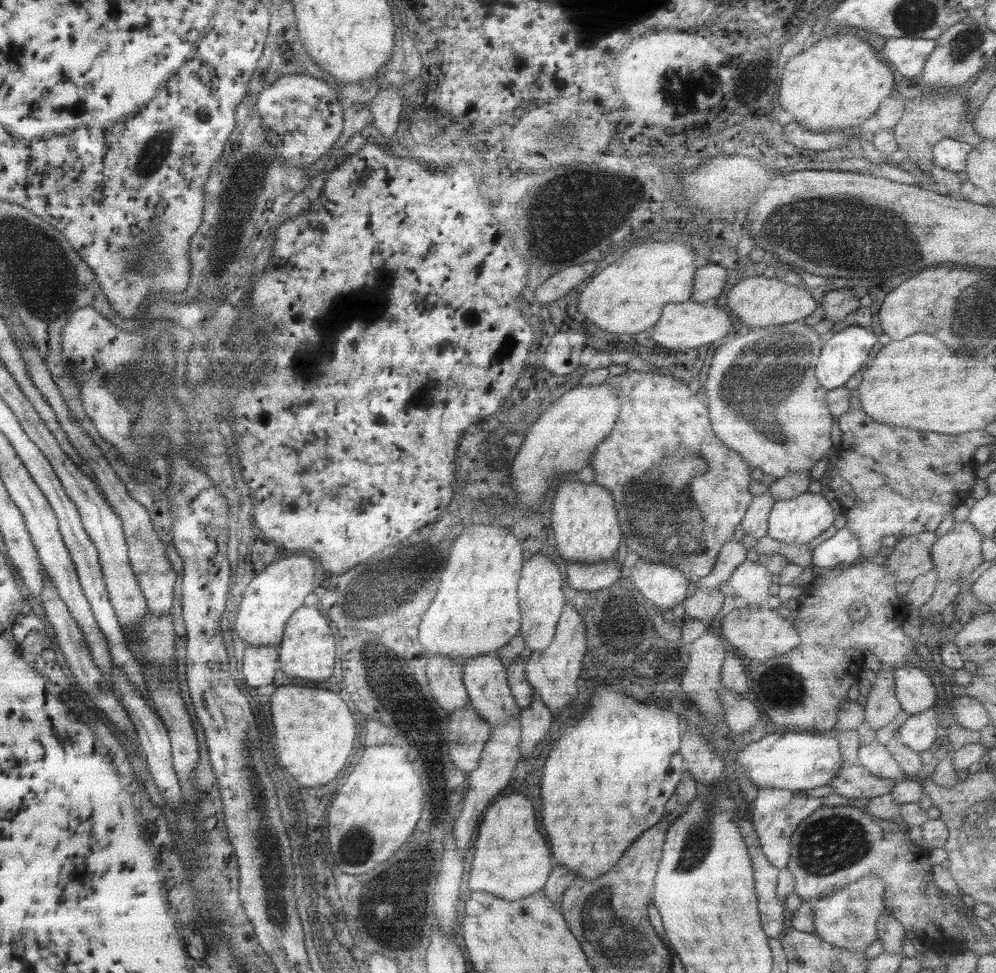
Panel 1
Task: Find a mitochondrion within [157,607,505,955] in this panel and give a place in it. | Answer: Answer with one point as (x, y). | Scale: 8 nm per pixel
(357, 846)

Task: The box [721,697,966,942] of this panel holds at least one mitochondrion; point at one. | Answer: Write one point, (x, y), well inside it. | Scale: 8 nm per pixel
(829, 845)

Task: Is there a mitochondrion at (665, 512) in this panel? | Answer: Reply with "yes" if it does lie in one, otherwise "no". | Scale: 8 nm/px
yes

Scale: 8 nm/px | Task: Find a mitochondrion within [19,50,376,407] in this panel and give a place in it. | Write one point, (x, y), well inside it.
(158, 146)

